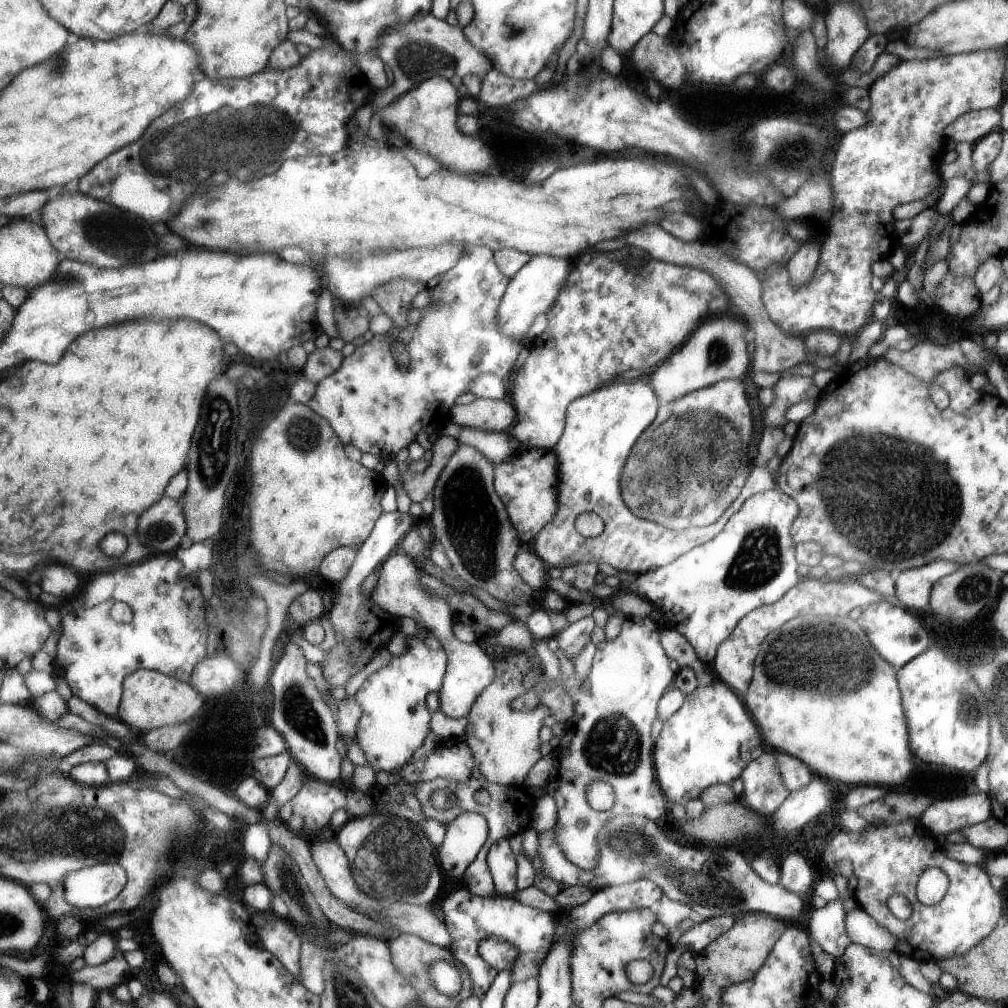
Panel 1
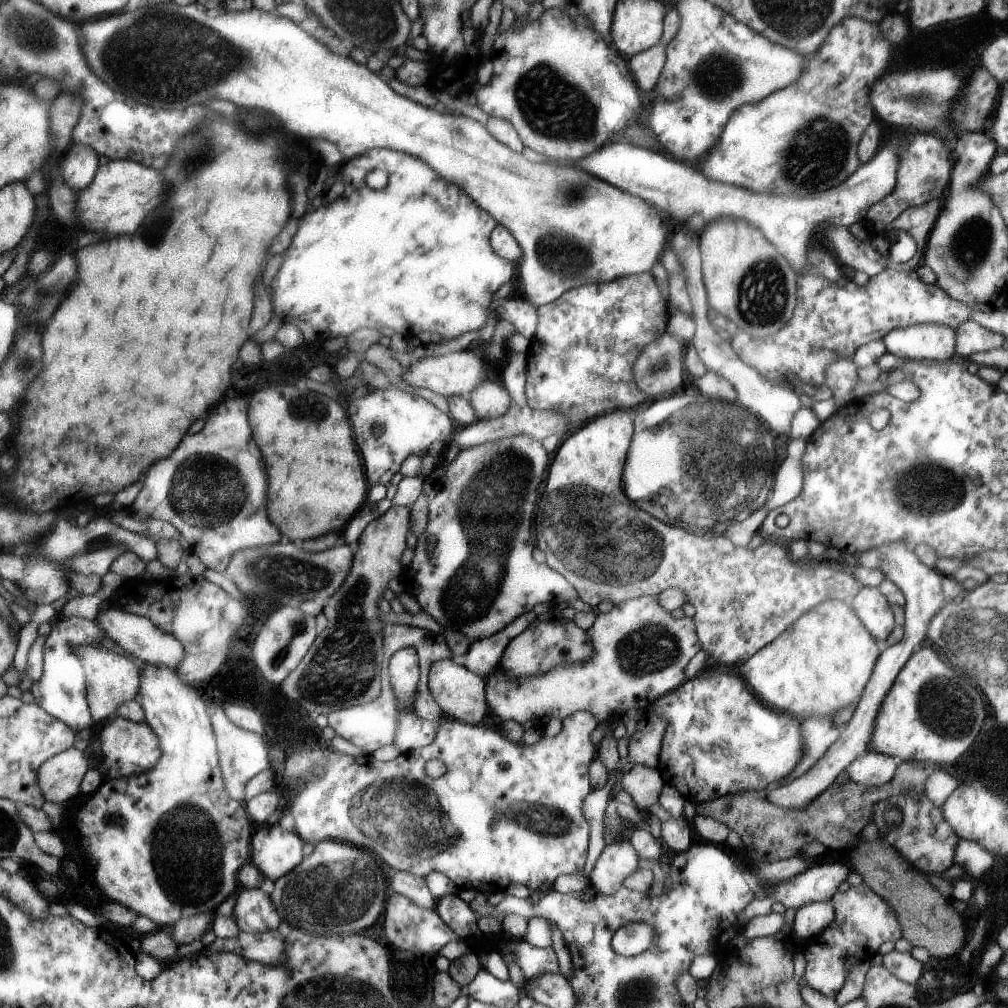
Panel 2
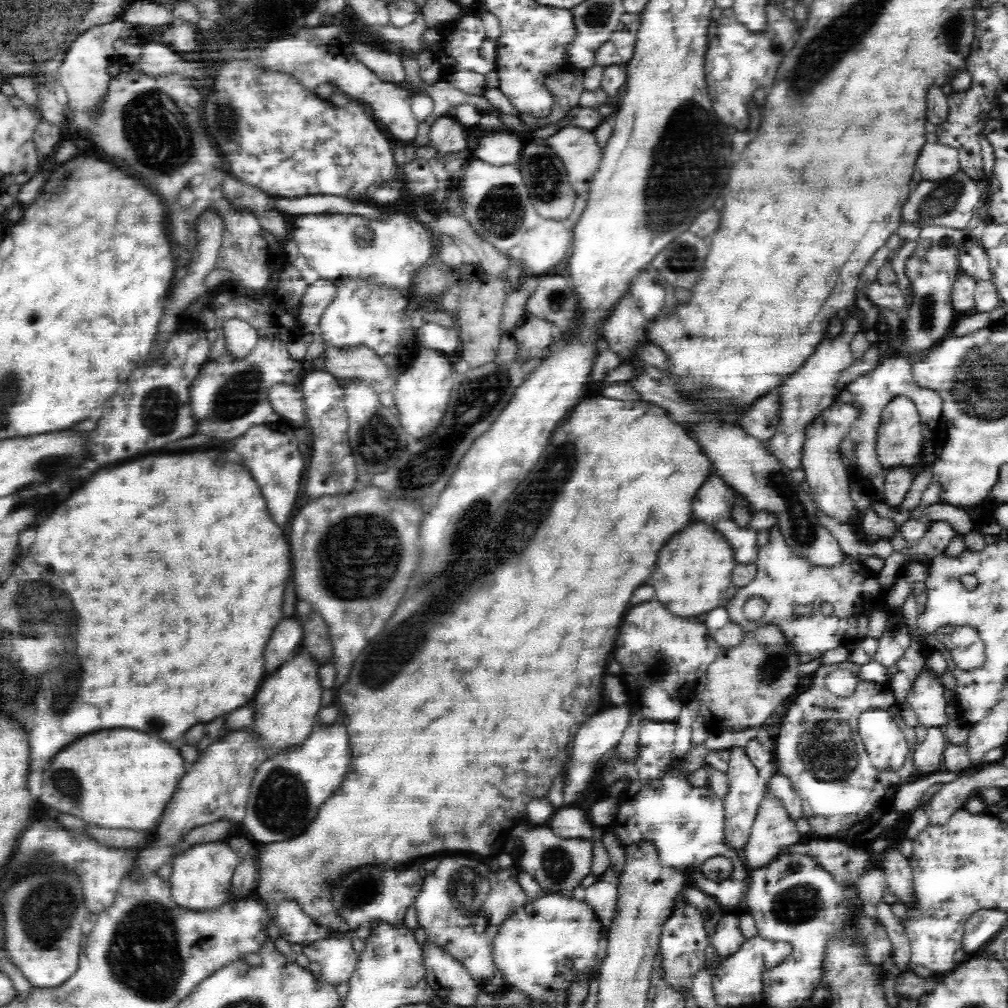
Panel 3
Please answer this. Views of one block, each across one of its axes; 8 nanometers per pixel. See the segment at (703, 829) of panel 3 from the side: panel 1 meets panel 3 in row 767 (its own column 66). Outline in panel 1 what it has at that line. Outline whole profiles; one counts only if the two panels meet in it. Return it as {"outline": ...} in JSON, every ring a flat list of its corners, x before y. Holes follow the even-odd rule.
{"outline":[[153,553,140,562,113,572,115,590,105,602,99,602,87,610,83,604,85,598,74,598,79,604,73,608,73,618,71,598,63,602,63,606,58,608,63,616,63,634,58,640,55,658,61,670,64,668,65,679,74,694,103,714,117,719,123,698,123,680,136,669,151,669,181,682,190,680,195,664,201,662,211,649,206,645,207,627,199,588,189,582,189,574,180,577,181,571,182,561,177,560,172,553],[117,602,129,606,132,612,129,622,119,622,111,616,111,610]]}

